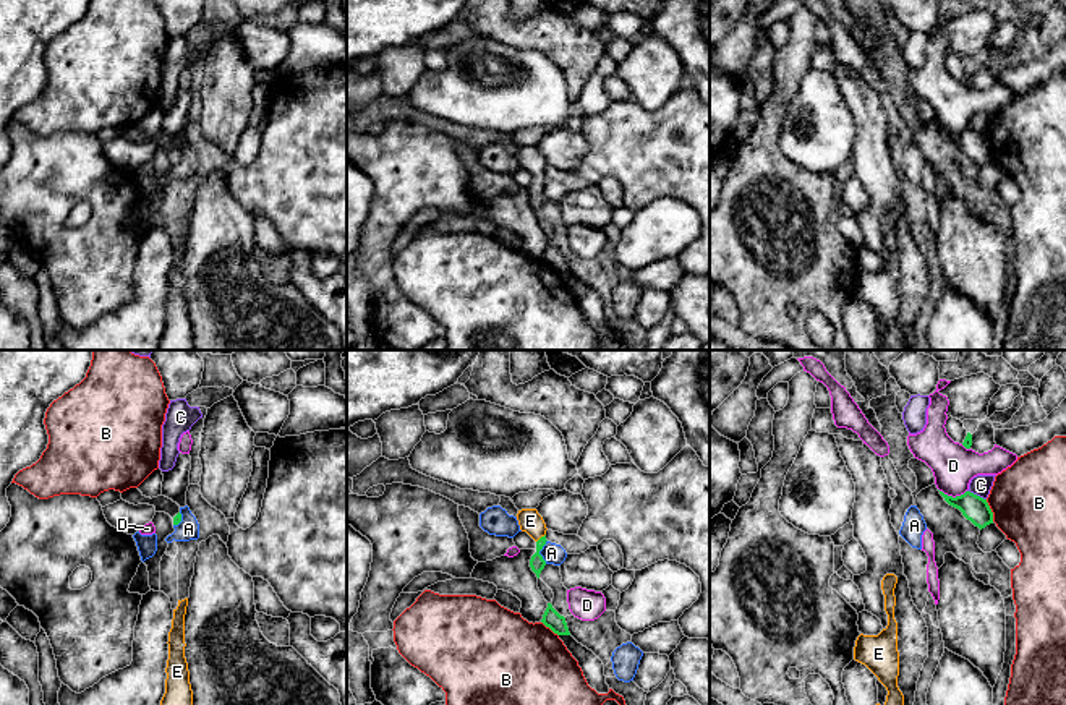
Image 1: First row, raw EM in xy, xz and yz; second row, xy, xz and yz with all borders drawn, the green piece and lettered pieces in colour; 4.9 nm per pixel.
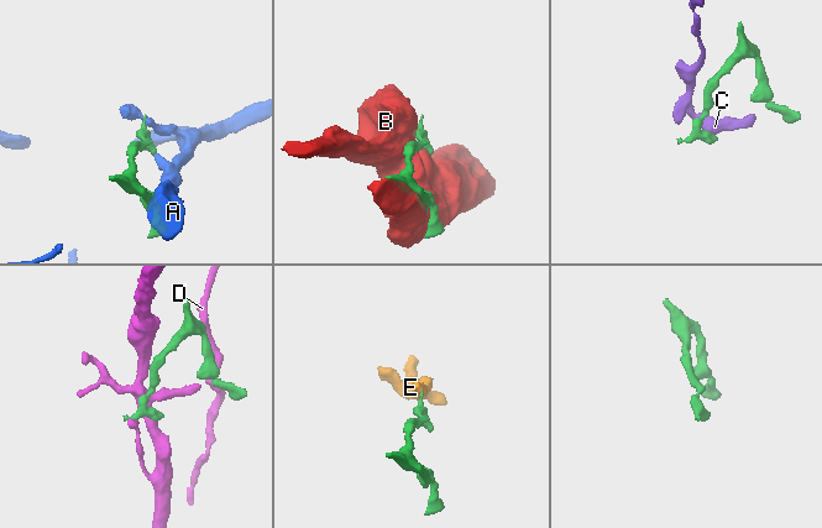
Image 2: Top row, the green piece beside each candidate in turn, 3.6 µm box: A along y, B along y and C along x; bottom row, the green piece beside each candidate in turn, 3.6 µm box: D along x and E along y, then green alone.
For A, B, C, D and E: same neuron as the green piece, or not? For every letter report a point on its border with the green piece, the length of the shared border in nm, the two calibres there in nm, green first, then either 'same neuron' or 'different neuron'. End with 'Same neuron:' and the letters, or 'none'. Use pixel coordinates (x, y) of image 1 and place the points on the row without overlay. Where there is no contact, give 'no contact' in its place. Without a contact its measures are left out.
A: xz (540, 187) | 120 nm | 80/100 nm | different neuron
B: yz (990, 148) | 120 nm | 130/380 nm | different neuron
C: yz (976, 132) | 110 nm | 130/110 nm | different neuron
D: yz (951, 133) | 140 nm | 130/220 nm | different neuron
E: xz (540, 175) | 60 nm | 80/110 nm | same neuron
Same neuron: E

